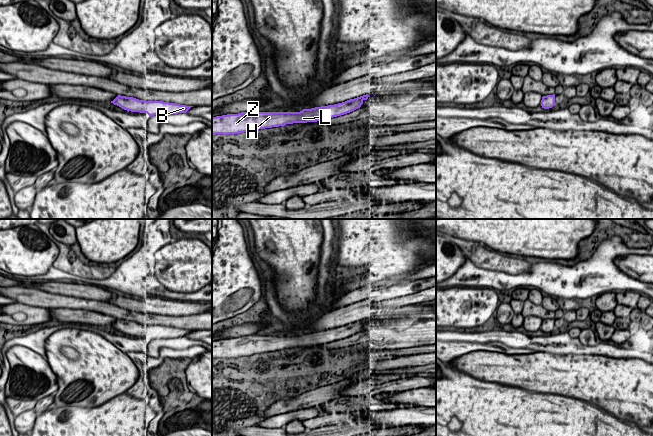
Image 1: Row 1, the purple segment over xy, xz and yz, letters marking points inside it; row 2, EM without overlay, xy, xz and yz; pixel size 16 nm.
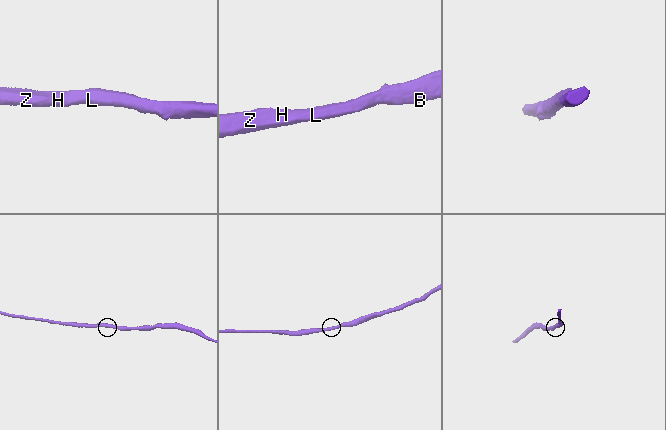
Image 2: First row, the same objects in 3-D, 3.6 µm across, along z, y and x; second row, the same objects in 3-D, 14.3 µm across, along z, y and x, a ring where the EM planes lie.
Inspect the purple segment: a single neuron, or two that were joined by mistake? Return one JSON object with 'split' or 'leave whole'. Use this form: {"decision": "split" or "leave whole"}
{"decision": "split"}

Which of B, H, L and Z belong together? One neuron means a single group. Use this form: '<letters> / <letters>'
B / H L Z

